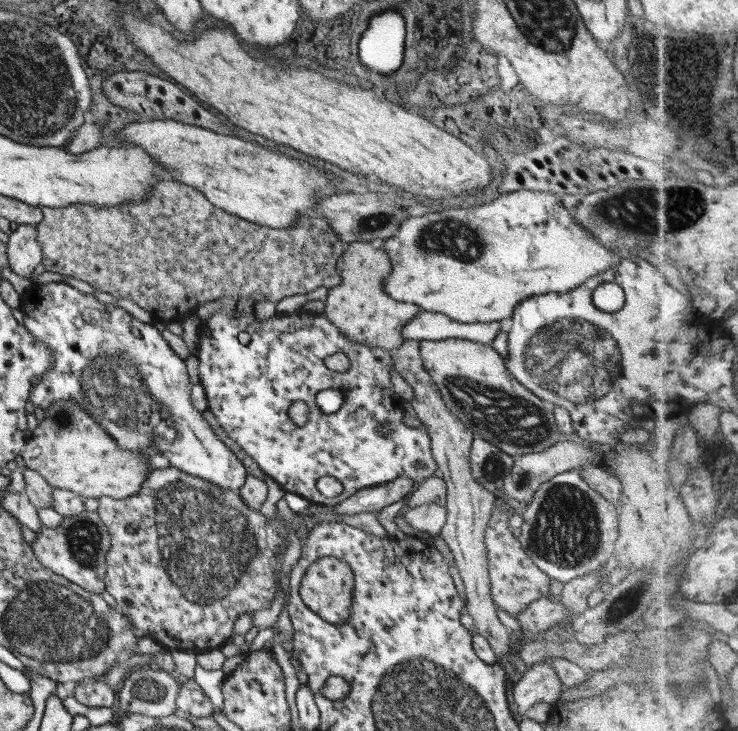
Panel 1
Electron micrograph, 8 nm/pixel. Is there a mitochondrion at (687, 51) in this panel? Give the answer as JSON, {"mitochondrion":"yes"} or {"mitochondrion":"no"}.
{"mitochondrion":"no"}

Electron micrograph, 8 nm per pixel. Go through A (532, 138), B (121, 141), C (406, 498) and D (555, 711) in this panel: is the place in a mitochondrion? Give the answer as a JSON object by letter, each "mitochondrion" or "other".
{"A":"other","B":"other","C":"other","D":"other"}

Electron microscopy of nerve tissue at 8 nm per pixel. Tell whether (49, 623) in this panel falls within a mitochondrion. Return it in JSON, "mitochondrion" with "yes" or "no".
{"mitochondrion":"yes"}

